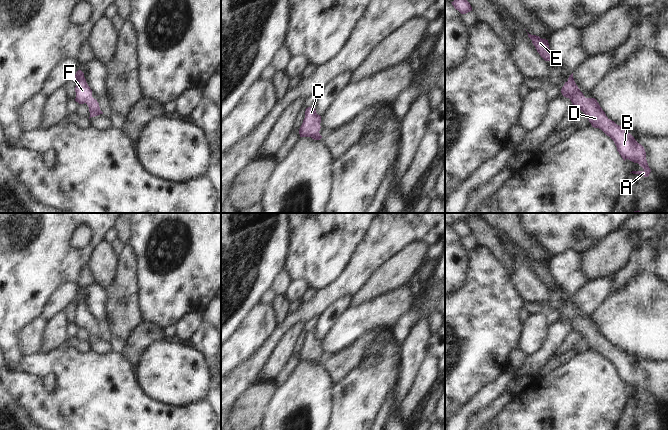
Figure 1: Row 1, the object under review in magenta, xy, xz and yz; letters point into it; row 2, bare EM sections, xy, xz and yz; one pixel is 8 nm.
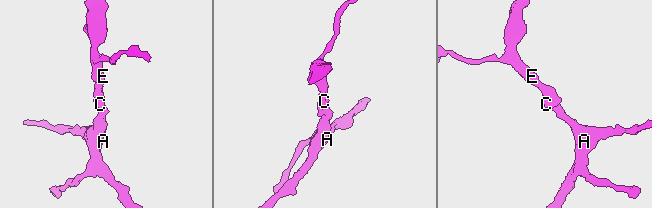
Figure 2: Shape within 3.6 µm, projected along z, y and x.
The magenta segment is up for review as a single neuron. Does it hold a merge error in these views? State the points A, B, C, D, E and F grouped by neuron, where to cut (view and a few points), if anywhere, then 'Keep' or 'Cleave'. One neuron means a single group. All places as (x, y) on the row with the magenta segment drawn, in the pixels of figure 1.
Groups: A B C D E F. No split. Keep.

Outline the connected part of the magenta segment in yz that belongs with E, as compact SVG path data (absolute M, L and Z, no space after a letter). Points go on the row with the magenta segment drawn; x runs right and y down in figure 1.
M529 33L528 37L532 40L532 43L535 46L537 52L545 61L550 61L556 58L549 48L548 40L542 39L536 35L531 35Z

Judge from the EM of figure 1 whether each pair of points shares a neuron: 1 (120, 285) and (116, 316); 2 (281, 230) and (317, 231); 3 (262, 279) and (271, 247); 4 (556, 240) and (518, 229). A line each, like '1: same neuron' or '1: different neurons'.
1: same neuron
2: different neurons
3: same neuron
4: different neurons

